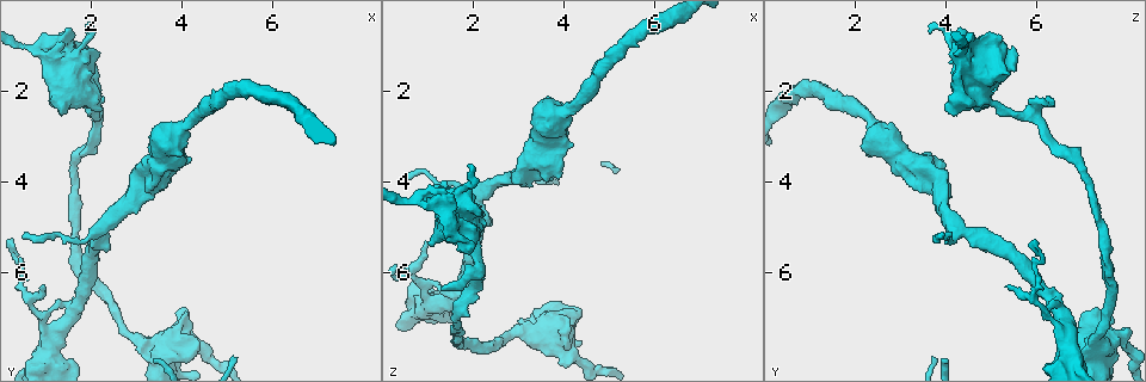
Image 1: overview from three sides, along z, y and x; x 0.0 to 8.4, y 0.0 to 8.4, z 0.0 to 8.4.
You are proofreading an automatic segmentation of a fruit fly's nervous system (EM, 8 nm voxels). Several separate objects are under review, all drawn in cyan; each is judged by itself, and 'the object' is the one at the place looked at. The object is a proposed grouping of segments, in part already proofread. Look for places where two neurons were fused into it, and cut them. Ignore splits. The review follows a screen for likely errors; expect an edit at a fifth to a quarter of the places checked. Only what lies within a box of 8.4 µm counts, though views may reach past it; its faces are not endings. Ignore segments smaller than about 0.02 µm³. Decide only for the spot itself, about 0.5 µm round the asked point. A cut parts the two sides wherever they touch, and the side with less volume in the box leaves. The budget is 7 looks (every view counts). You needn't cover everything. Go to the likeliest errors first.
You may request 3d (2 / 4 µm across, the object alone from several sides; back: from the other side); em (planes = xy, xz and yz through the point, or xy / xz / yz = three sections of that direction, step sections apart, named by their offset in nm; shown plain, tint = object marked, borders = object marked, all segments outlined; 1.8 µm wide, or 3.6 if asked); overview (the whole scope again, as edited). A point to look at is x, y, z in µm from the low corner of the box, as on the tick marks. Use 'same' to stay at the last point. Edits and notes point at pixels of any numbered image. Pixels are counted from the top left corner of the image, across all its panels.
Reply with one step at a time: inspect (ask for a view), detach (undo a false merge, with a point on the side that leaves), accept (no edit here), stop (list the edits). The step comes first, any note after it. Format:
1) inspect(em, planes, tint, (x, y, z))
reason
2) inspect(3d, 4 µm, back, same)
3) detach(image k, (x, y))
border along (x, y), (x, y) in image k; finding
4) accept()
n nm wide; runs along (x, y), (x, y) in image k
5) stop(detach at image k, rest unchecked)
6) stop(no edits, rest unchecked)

inspect(em, xz, step 16, tint, (0.60, 1.10, 4.40))
narrows sharply

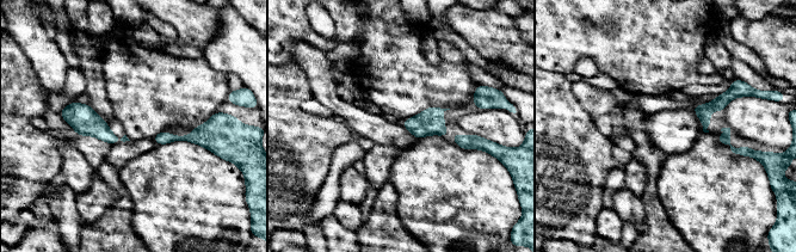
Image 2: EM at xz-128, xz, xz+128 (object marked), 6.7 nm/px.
inspect(em, xy, step 4, tint, same)
another direction

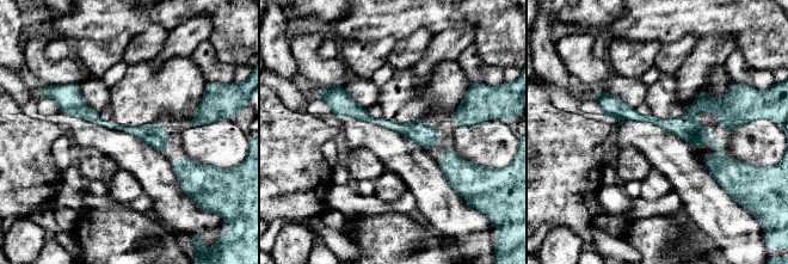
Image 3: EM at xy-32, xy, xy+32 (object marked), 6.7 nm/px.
accept()
continuous, no second neuron

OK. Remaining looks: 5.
inspect(3d, 4 µm, (1.20, 7.30, 6.65))
thin arm on a thick one

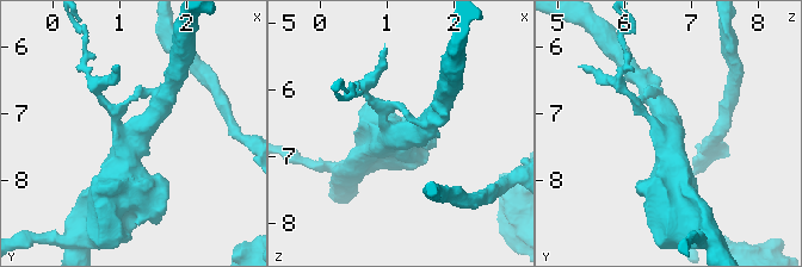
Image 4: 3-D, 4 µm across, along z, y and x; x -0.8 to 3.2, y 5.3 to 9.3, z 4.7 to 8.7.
inspect(em, xz, step 16, tint, (1.15, 7.30, 6.70))
3 arms; now the EM

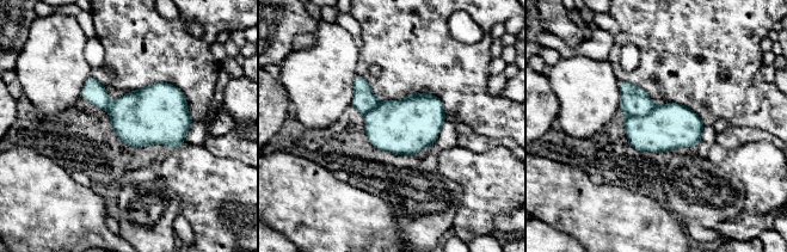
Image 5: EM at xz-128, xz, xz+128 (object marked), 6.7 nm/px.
inspect(em, yz, step 16, tint, same)

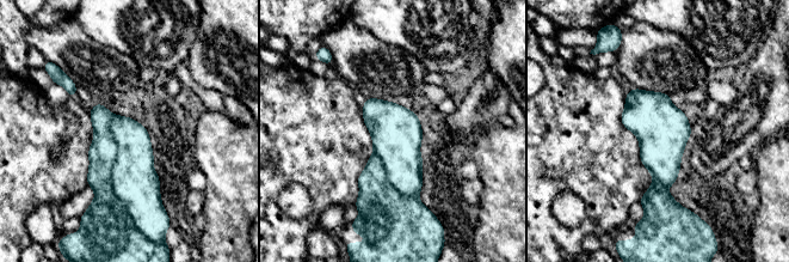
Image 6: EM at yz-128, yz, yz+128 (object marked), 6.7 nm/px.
detach(image 6, (102, 153))
border along (111, 114), (111, 187), (128, 212) in image 6; a second neuron is stuck on

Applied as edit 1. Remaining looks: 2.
inspect(overview)

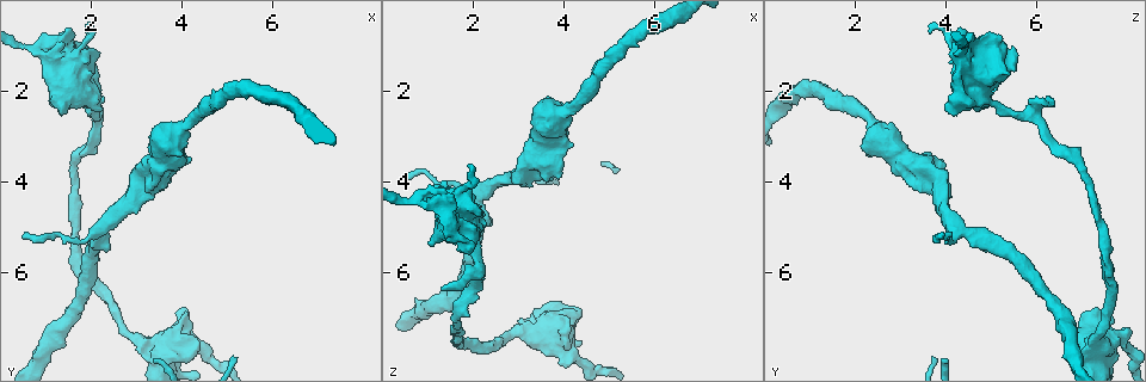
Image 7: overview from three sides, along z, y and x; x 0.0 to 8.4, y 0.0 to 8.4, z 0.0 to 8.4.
inspect(em, planes, tint, (3.50, 7.65, 7.35))
two arms at a narrow angle

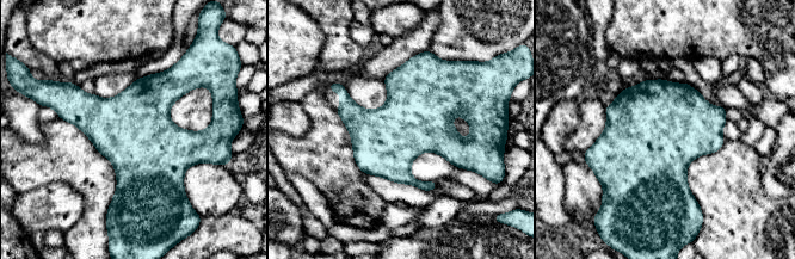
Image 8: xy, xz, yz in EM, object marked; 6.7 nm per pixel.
accept()
continuous, no second neuron

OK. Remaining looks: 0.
stop(detach at image 6, rest unchecked)

